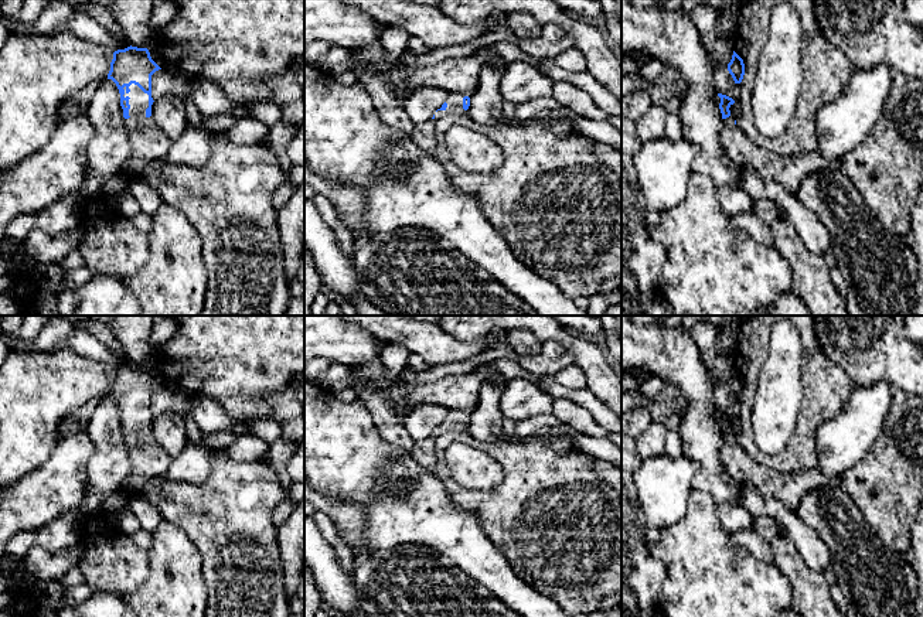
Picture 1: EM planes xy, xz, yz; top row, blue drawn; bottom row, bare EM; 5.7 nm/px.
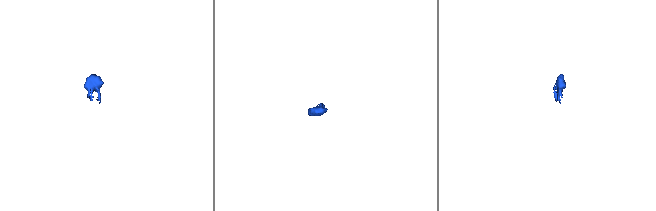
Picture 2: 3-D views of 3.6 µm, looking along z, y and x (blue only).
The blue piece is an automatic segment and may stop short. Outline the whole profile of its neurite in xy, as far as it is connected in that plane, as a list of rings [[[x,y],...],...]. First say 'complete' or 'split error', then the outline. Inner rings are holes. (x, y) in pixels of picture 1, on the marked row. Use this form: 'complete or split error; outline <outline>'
split error; outline [[[130,45],[113,52],[108,79],[119,89],[129,132],[132,151],[120,171],[127,178],[136,178],[147,163],[163,158],[171,146],[151,116],[151,75],[159,69],[147,48]]]

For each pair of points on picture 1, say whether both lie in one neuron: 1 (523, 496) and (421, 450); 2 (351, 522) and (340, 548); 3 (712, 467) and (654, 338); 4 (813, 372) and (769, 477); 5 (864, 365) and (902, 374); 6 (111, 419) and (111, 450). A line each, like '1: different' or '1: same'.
1: different
2: different
3: same
4: different
5: same
6: same

